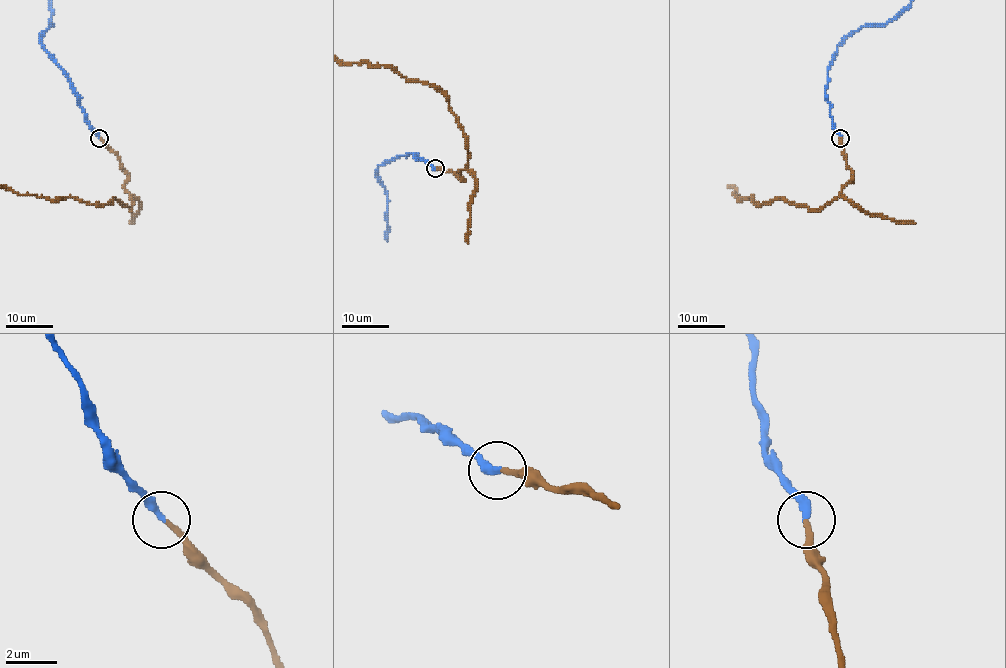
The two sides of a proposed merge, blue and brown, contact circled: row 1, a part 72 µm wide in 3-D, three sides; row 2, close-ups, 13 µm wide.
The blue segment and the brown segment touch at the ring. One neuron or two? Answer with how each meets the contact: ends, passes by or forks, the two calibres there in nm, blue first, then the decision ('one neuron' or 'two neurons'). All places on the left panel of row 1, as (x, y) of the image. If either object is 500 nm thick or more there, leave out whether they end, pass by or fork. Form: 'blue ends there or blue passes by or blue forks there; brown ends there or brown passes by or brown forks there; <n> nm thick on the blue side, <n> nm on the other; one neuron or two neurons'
blue ends there; brown ends there; 320 nm thick on the blue side, 190 nm on the other; one neuron

